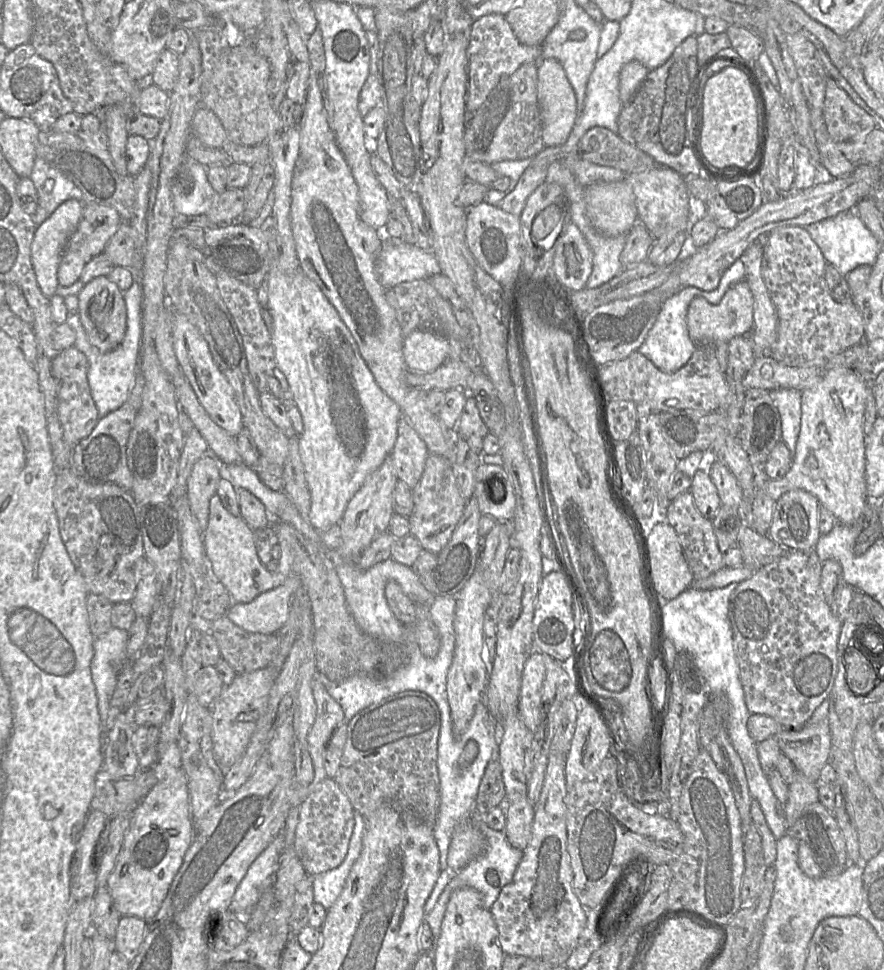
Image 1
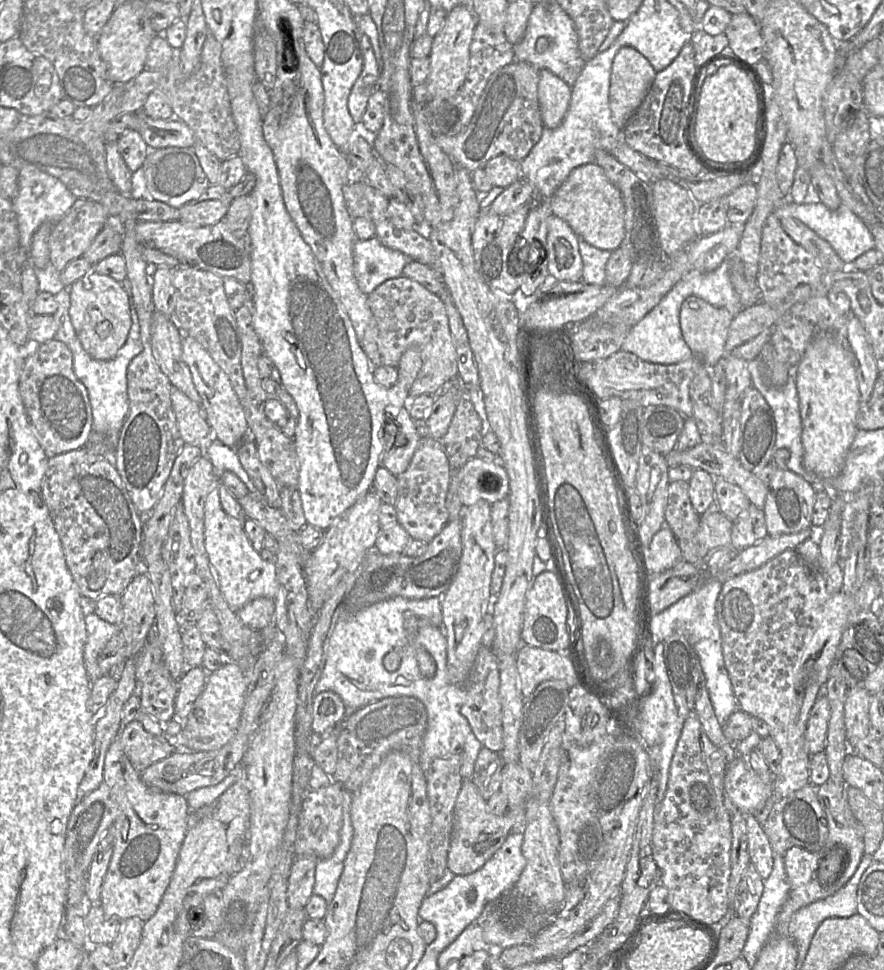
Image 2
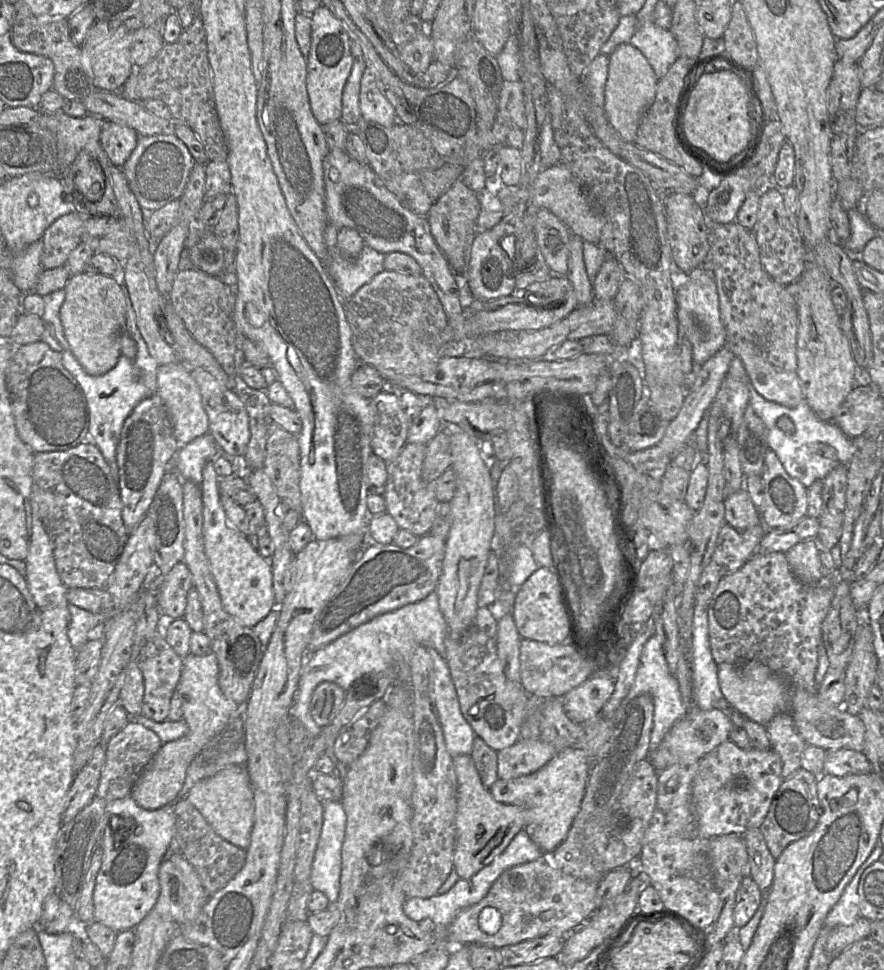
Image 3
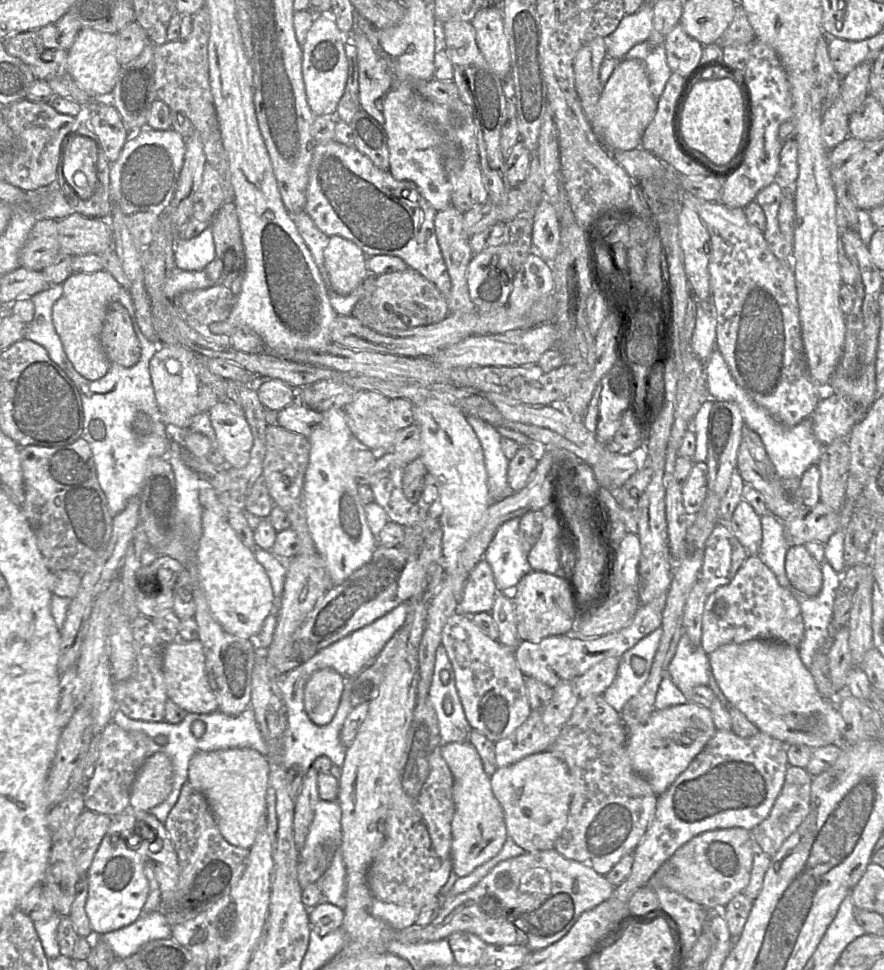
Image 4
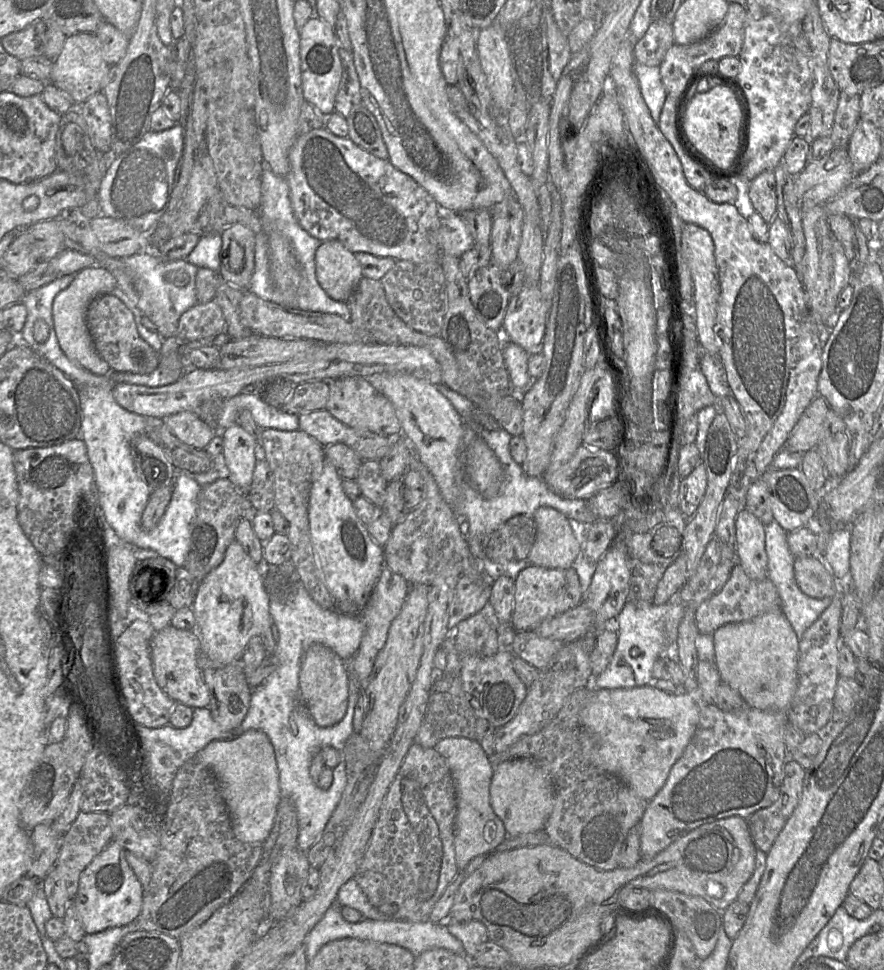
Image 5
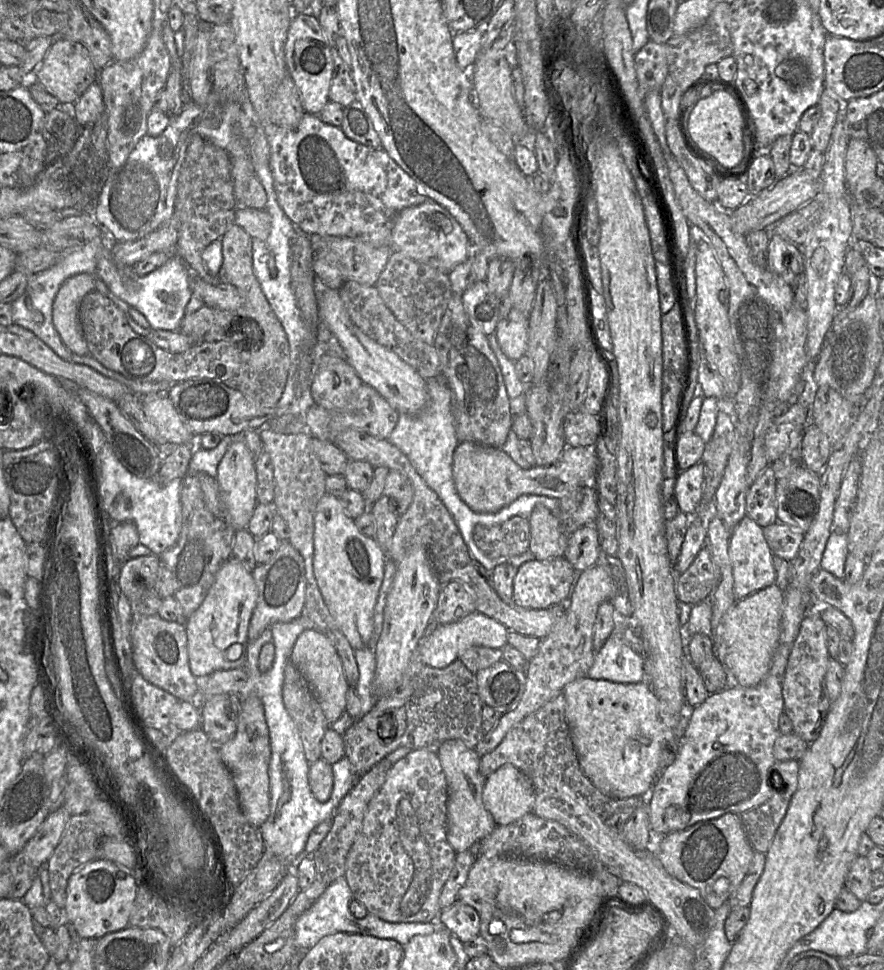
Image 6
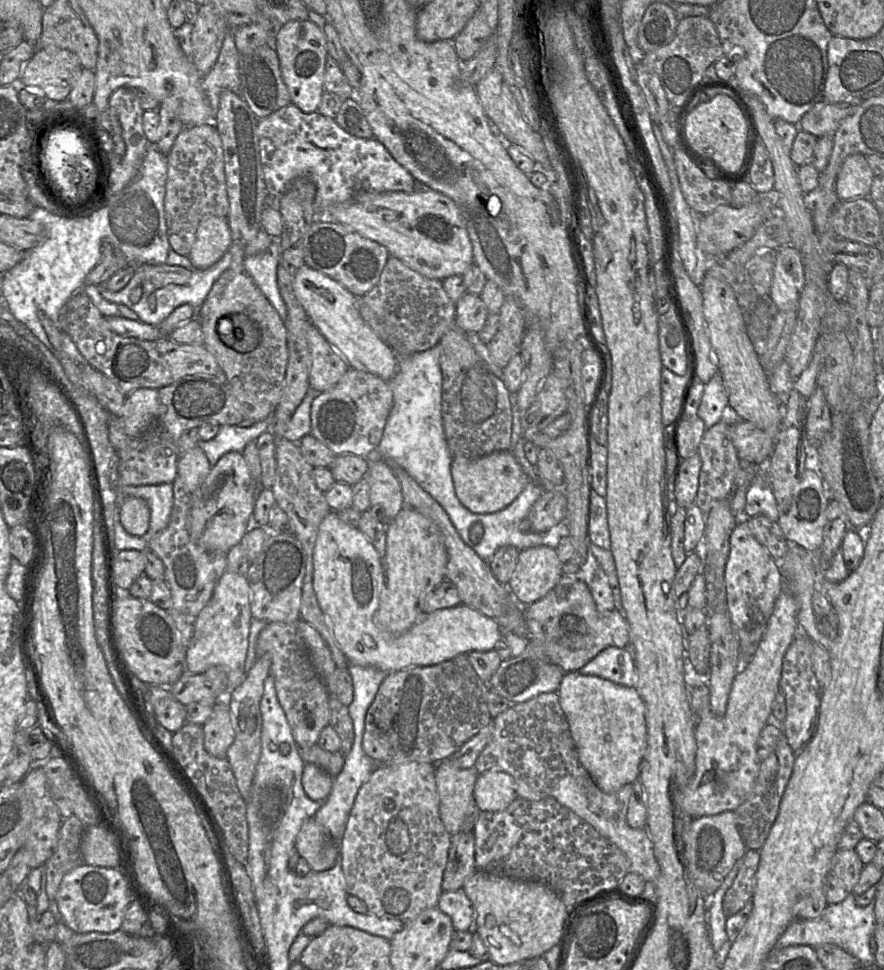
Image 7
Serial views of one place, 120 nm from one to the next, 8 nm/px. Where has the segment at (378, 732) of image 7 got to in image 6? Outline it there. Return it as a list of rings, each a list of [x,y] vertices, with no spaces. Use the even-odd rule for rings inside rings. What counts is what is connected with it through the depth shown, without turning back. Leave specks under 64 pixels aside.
[[[455,660],[445,668],[433,668],[424,665],[413,677],[407,670],[403,685],[392,694],[377,699],[372,709],[360,717],[342,735],[345,745],[345,757],[350,761],[352,772],[357,780],[370,771],[386,756],[400,747],[411,747],[413,750],[434,749],[451,739],[462,740],[469,748],[475,748],[482,739],[482,707],[478,694],[475,675],[460,661]]]

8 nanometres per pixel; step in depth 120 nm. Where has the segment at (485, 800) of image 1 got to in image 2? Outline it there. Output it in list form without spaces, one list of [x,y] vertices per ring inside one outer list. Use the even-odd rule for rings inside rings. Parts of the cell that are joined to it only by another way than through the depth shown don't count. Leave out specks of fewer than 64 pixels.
[[[482,746],[474,764],[472,780],[484,800],[500,790],[503,761],[499,753]]]

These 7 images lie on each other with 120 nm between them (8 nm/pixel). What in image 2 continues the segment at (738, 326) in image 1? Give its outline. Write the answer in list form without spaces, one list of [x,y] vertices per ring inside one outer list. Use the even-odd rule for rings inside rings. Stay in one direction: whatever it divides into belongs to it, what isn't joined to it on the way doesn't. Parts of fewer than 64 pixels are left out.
[[[689,296],[682,304],[680,324],[683,337],[706,368],[712,368],[724,355],[734,316],[700,297]]]

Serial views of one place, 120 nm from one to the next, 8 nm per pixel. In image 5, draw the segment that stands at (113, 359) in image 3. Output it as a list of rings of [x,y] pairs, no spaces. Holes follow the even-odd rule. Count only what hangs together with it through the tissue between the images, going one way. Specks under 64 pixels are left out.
[[[93,265],[79,271],[73,281],[55,297],[52,305],[53,322],[60,348],[73,362],[97,376],[111,370],[108,363],[97,352],[86,324],[86,312],[93,299],[111,293],[117,287],[114,276],[103,266]]]

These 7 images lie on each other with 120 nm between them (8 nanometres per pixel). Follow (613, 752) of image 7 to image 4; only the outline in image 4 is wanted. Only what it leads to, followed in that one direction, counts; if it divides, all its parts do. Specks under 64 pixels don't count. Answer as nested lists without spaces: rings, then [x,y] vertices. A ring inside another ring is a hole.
[[[694,702],[655,709],[646,723],[627,730],[627,754],[633,769],[643,776],[656,795],[664,793],[674,780],[684,772],[693,759],[703,750],[717,729],[709,708]]]

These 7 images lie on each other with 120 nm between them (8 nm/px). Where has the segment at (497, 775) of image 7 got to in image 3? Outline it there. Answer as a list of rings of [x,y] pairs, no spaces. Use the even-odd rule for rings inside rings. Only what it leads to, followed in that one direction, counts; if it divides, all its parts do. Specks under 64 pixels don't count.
[[[565,748],[536,772],[510,780],[498,778],[489,790],[495,801],[525,808],[524,830],[542,852],[549,853],[565,839],[580,810],[593,764],[584,750]]]

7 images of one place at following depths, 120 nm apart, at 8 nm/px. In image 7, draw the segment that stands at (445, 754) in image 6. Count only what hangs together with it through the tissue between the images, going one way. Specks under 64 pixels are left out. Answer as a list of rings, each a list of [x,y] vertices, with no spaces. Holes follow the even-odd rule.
[[[450,759],[442,760],[436,765],[440,818],[450,835],[461,831],[465,821],[474,812],[480,811],[473,794],[478,775],[474,766],[459,768]]]

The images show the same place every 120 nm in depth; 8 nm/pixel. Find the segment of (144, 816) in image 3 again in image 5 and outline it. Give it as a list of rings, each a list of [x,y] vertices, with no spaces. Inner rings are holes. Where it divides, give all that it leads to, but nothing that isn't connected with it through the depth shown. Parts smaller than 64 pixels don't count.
[[[110,841],[80,875],[74,904],[86,934],[127,925],[140,914],[143,887],[127,863],[125,852],[117,842]]]

